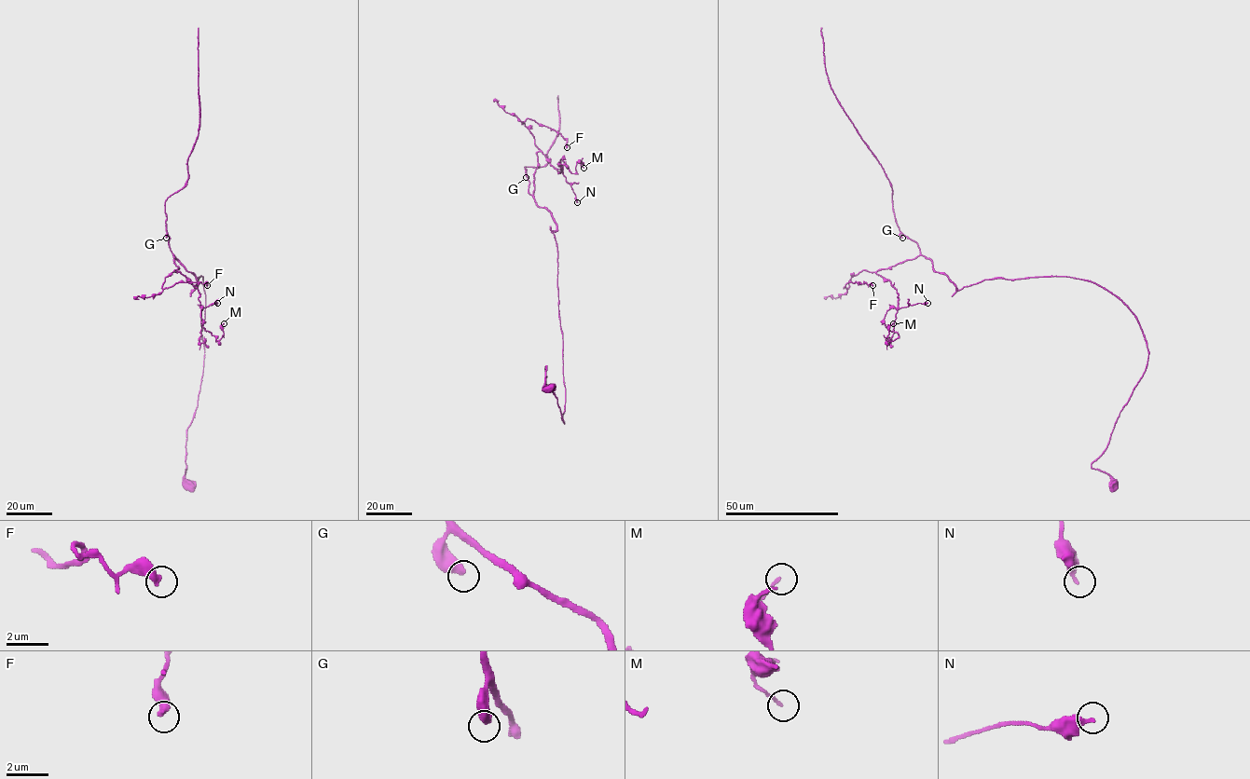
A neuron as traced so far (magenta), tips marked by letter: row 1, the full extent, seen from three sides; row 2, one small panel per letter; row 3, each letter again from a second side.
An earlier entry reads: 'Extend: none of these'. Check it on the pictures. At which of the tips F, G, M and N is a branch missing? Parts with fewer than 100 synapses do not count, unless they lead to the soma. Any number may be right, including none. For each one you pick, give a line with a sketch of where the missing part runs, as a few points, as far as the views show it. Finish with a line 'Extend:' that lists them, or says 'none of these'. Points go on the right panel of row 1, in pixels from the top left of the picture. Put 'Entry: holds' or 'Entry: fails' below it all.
Extend: none of these
Entry: holds

